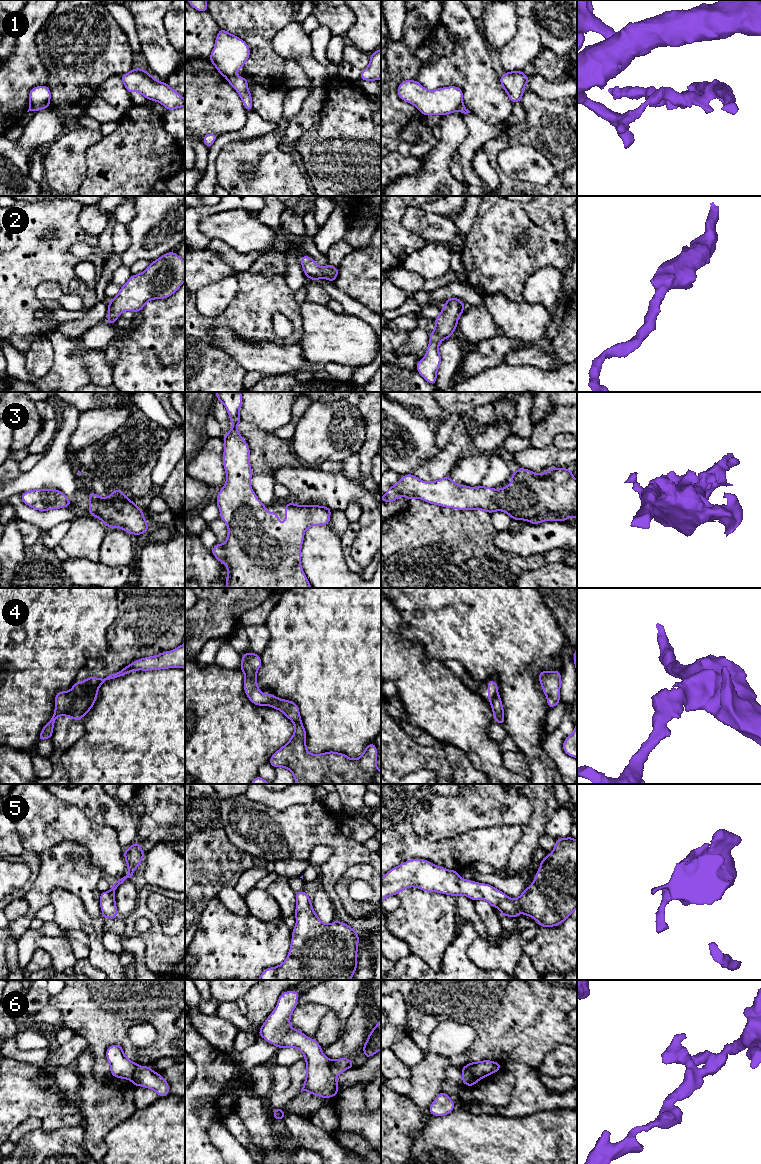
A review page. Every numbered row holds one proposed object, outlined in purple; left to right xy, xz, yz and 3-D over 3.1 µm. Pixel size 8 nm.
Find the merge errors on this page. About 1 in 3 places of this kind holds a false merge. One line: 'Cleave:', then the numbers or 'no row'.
Cleave: 1, 4, 6

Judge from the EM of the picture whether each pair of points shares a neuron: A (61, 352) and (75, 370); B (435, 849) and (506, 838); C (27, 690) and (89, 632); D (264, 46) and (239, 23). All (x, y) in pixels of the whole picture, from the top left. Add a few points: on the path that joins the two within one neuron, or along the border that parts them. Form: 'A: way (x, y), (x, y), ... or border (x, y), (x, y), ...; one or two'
A: way (64, 356), (71, 366); one
B: way (453, 849), (466, 849), (473, 845), (488, 845); one
C: way (41, 674), (67, 648), (73, 647); one
D: way (258, 39), (246, 26); one

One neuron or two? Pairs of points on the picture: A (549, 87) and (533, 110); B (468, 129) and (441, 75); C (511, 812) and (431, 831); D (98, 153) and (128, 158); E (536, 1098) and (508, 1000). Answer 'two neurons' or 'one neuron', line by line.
A: two neurons
B: two neurons
C: one neuron
D: one neuron
E: two neurons

